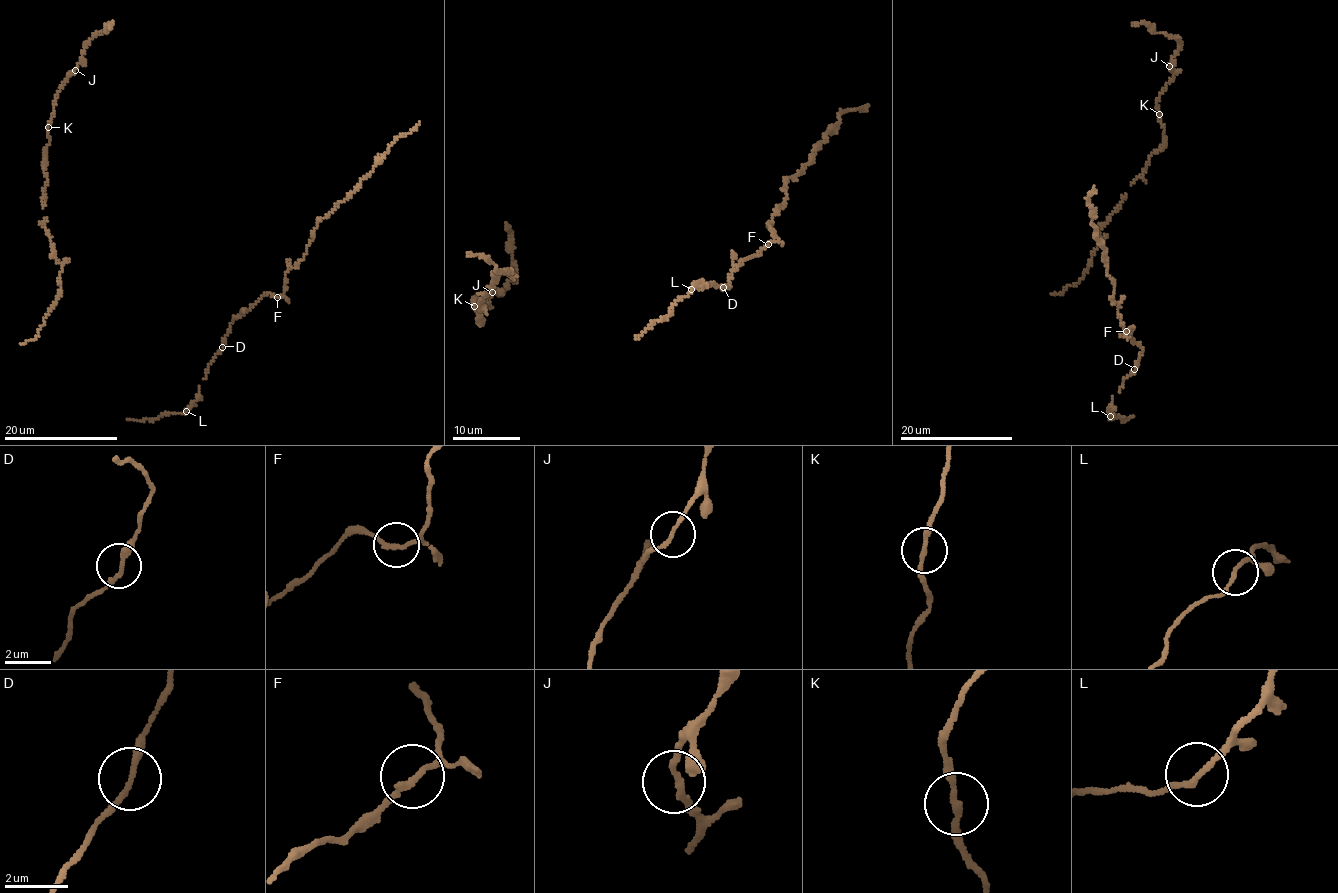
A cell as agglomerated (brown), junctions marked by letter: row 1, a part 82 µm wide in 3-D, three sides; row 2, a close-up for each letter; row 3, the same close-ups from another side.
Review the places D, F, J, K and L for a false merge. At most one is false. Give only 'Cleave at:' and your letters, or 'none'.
Cleave at: none

